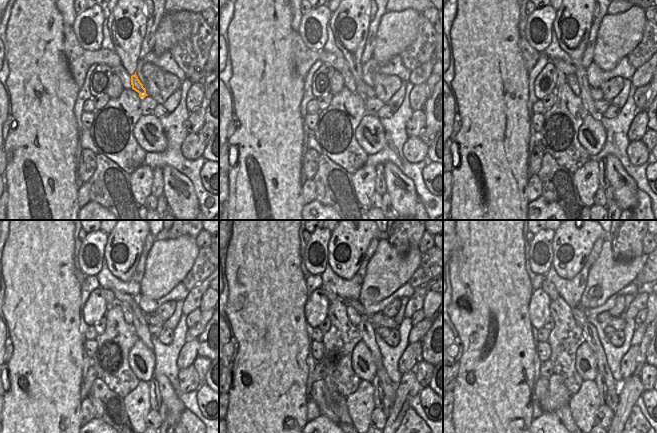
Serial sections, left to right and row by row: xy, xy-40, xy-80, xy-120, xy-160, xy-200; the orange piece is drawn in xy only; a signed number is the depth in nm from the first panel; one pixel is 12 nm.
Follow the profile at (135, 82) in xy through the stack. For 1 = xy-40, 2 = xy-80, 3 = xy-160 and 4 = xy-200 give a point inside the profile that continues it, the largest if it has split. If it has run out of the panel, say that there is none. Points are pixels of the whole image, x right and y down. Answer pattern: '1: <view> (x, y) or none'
1: xy-40 (370, 92)
2: xy-80 (596, 93)
3: xy-160 (379, 319)
4: xy-200 (618, 323)

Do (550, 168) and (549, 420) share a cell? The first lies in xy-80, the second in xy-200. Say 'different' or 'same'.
different

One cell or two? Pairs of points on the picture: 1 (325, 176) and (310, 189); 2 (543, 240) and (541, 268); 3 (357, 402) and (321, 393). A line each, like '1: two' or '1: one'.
1: two
2: one
3: two

